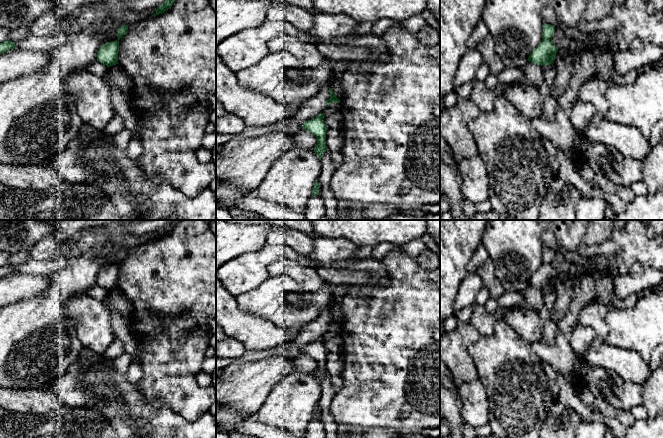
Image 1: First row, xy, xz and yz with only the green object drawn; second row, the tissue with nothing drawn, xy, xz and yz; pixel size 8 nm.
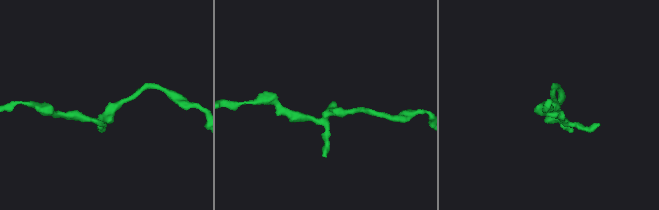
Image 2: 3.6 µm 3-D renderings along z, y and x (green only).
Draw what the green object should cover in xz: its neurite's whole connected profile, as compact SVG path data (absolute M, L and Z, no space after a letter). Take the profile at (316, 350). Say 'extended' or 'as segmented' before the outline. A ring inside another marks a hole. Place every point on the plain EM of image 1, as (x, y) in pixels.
as segmented | M323 335L320 339L304 346L302 350L302 354L306 354L316 361L317 369L313 372L313 374L320 384L324 376L327 374L326 356L328 352L325 349L324 341L325 339Z

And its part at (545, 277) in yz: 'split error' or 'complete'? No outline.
complete

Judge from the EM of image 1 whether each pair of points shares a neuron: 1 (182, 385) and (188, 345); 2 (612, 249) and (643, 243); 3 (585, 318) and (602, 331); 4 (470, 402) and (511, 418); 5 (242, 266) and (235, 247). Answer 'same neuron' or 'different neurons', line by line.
1: same neuron
2: same neuron
3: same neuron
4: different neurons
5: different neurons

